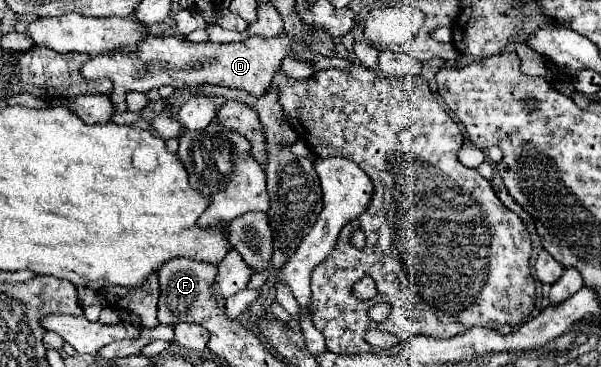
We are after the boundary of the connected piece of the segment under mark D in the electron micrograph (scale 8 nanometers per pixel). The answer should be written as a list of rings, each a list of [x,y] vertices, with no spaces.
[[[286,33],[274,39],[250,37],[246,43],[192,43],[188,39],[146,39],[140,51],[134,55],[124,53],[104,53],[92,57],[84,67],[84,79],[112,79],[114,89],[110,93],[116,112],[127,110],[125,102],[128,91],[148,93],[154,87],[170,85],[174,89],[200,87],[200,85],[222,85],[236,87],[260,97],[272,83],[274,73],[280,69],[284,57],[294,57],[298,61],[316,59],[308,47],[292,43]]]

